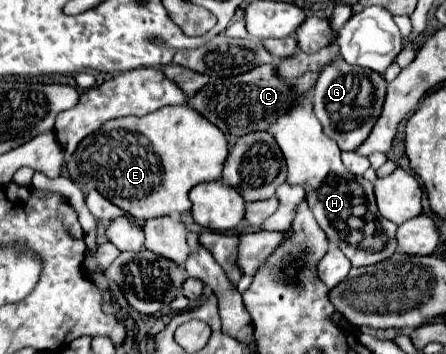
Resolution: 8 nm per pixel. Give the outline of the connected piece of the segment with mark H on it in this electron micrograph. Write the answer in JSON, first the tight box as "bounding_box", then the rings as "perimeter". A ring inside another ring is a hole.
{"bounding_box":[268,73,396,267],"perimeter":[[[306,73],[302,79],[294,81],[296,93],[300,93],[300,105],[278,117],[276,123],[268,129],[278,141],[286,163],[288,163],[288,183],[300,185],[306,191],[306,203],[314,213],[314,219],[328,235],[332,243],[340,247],[340,251],[350,259],[352,267],[374,265],[388,259],[396,251],[396,225],[384,217],[380,217],[376,209],[376,199],[372,191],[372,183],[364,177],[356,177],[348,173],[340,159],[338,145],[322,133],[322,125],[316,119],[310,103],[310,87],[316,75]]]}

